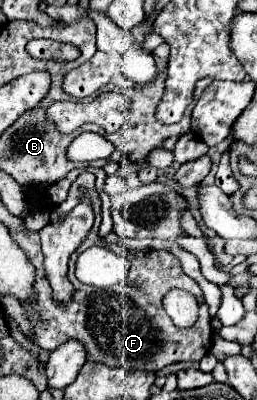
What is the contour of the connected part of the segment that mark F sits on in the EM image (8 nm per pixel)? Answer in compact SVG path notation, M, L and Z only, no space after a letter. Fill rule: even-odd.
M96 215L90 235L70 257L68 279L74 285L74 295L66 305L56 303L52 299L52 287L46 277L36 281L38 301L34 309L30 307L24 307L24 309L26 309L26 315L32 319L38 345L48 351L54 351L62 343L76 339L84 345L88 361L104 363L110 367L122 367L128 371L140 369L150 373L158 373L166 365L180 363L180 361L200 361L204 355L208 355L212 347L212 327L210 327L208 305L204 303L202 289L198 287L198 283L180 269L180 261L168 251L128 251L128 261L134 261L134 263L130 263L126 295L118 295L118 289L96 289L96 287L80 283L74 275L74 265L78 255L98 243L100 243L100 235L98 235L98 215ZM170 289L190 291L200 301L200 313L198 313L196 325L188 329L178 329L172 323L172 319L166 315L162 307L162 297Z

